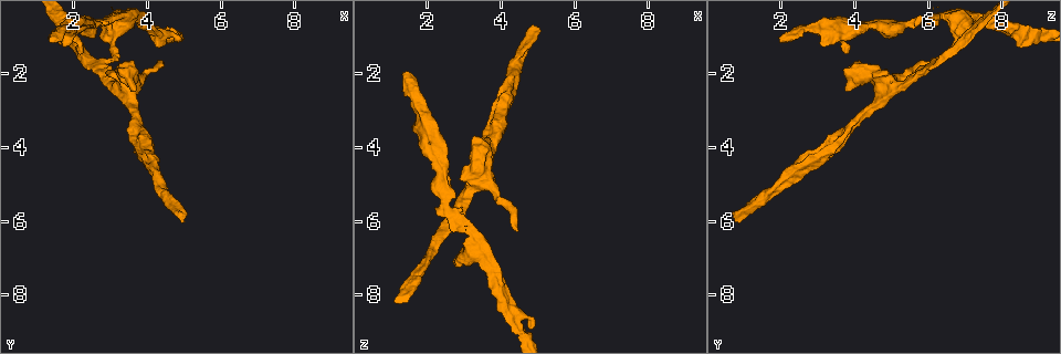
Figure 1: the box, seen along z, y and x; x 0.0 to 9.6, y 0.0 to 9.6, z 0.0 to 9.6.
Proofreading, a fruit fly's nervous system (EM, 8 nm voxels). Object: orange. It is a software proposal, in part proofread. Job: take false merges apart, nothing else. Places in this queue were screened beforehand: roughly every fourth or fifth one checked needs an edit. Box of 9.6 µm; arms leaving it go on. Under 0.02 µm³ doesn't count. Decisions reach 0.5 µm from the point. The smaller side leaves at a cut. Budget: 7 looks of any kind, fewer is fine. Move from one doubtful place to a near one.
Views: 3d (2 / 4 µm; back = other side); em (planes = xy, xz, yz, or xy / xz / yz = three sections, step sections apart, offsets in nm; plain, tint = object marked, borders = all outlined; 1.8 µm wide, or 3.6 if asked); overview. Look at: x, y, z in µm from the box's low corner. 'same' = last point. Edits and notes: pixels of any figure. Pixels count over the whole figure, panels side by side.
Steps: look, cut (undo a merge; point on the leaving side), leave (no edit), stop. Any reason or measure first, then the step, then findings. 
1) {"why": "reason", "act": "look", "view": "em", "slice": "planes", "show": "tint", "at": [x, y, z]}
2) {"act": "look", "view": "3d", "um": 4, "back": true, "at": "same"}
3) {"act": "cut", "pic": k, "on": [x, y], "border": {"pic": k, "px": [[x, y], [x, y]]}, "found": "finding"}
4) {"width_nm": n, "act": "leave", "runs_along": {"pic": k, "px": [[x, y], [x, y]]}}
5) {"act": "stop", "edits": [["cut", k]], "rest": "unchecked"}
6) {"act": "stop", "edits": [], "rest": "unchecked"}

{"why": "sharp bend", "act": "look", "view": "em", "slice": "xz", "step": 4, "show": "tint", "at": [3.25, 0.55, 6.75]}

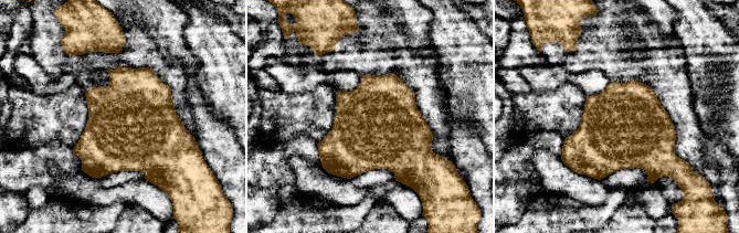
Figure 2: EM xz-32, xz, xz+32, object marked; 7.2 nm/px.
{"width_nm": 600, "act": "leave", "found": "continuous, no second cell"}

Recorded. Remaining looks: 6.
{"why": "thin arm on a thick one", "act": "look", "view": "3d", "um": 4, "at": [3.25, 2.35, 5.05]}

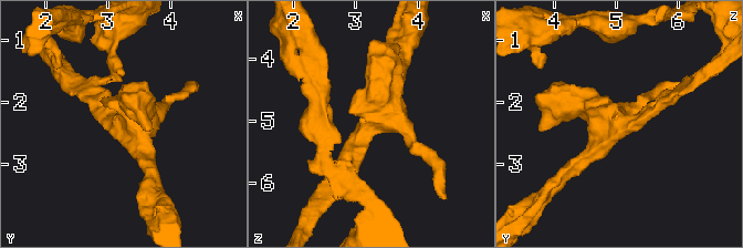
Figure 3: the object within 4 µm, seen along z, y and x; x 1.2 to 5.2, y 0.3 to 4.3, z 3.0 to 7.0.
{"act": "look", "view": "em", "um": 3.6, "slice": "yz", "step": 4, "show": "plain", "at": [3.25, 2.35, 5.10]}

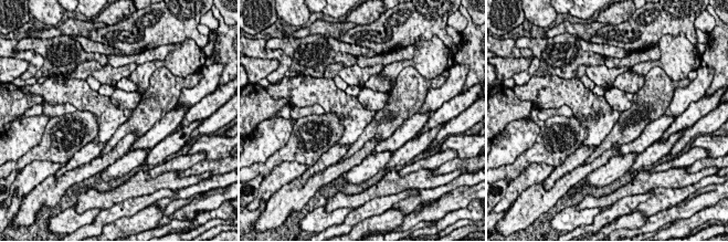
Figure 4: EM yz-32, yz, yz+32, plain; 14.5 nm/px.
{"act": "look", "view": "em", "um": 3.6, "slice": "yz", "step": 4, "show": "tint", "at": "same"}

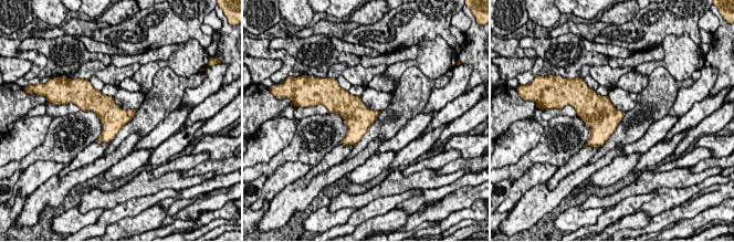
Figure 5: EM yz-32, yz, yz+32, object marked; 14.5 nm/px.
{"act": "leave", "found": "one cell here"}

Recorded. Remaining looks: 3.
{"why": "three-way junction", "act": "look", "view": "3d", "um": 2, "at": [2.20, 0.70, 4.25]}

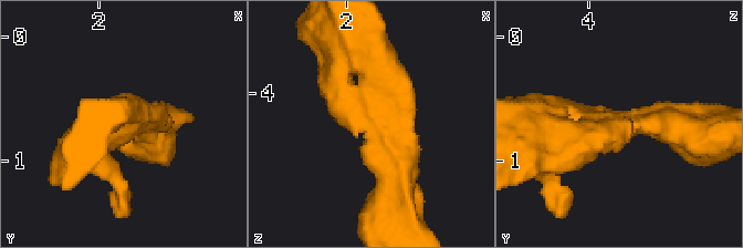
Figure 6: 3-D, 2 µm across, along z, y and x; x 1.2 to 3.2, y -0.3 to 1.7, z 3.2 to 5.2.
{"arms": 3, "arm_widths_nm": [280, 320, 380], "why": "need the tissue", "act": "look", "view": "em", "um": 3.6, "slice": "xz", "step": 16, "show": "tint", "at": [2.12, 0.76, 4.22]}

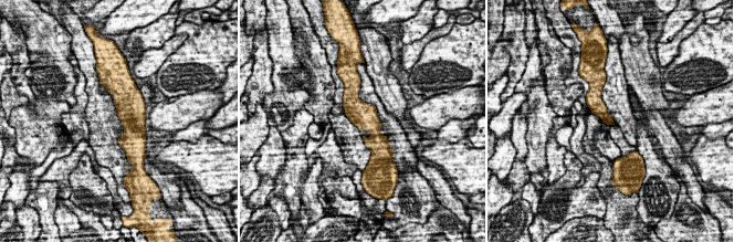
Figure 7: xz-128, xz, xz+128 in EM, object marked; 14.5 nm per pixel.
{"why": "another direction", "act": "look", "view": "em", "um": 3.6, "slice": "planes", "show": "tint", "at": "same"}

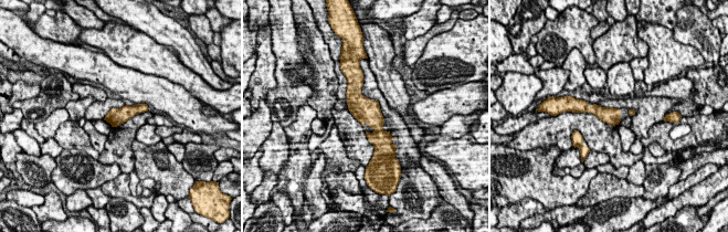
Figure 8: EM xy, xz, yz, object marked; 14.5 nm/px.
{"act": "leave", "found": "one cell here"}

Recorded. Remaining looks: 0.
{"act": "stop", "edits": [], "rest": "unchecked"}

